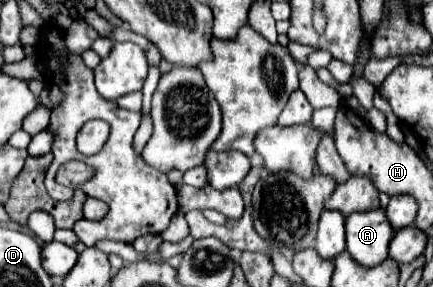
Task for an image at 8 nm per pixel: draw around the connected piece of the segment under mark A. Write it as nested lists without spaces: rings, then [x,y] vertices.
[[[383,208],[349,214],[345,220],[345,230],[347,252],[357,264],[371,268],[387,260],[387,246],[393,238],[393,228]]]

